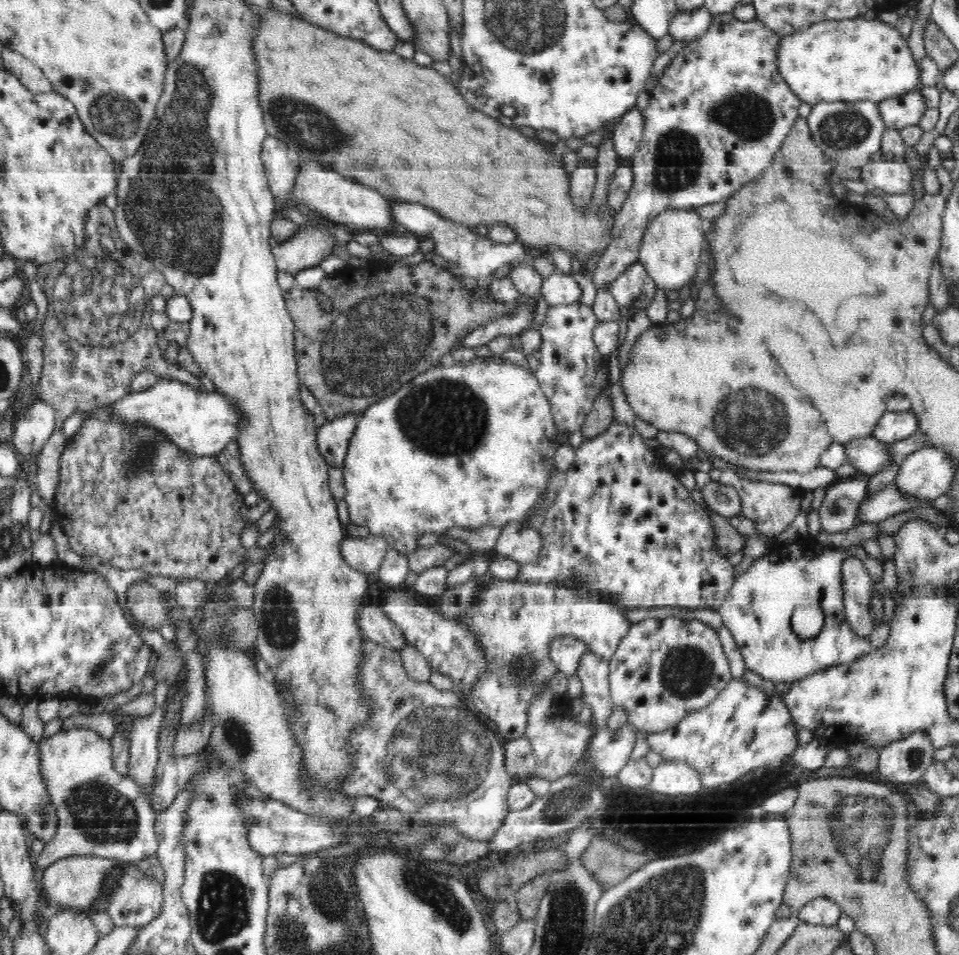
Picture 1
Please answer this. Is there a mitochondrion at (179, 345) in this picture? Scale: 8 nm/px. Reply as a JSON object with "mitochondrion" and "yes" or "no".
{"mitochondrion":"no"}

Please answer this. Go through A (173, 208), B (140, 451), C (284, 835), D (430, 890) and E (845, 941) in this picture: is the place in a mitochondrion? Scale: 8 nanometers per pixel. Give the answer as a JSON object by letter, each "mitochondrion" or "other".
{"A":"mitochondrion","B":"mitochondrion","C":"mitochondrion","D":"mitochondrion","E":"other"}

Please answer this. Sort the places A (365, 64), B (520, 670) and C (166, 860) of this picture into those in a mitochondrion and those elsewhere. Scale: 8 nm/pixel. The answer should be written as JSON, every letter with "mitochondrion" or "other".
{"A":"other","B":"mitochondrion","C":"other"}

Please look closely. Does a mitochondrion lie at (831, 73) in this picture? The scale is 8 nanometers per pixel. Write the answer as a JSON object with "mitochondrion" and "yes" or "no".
{"mitochondrion":"no"}

